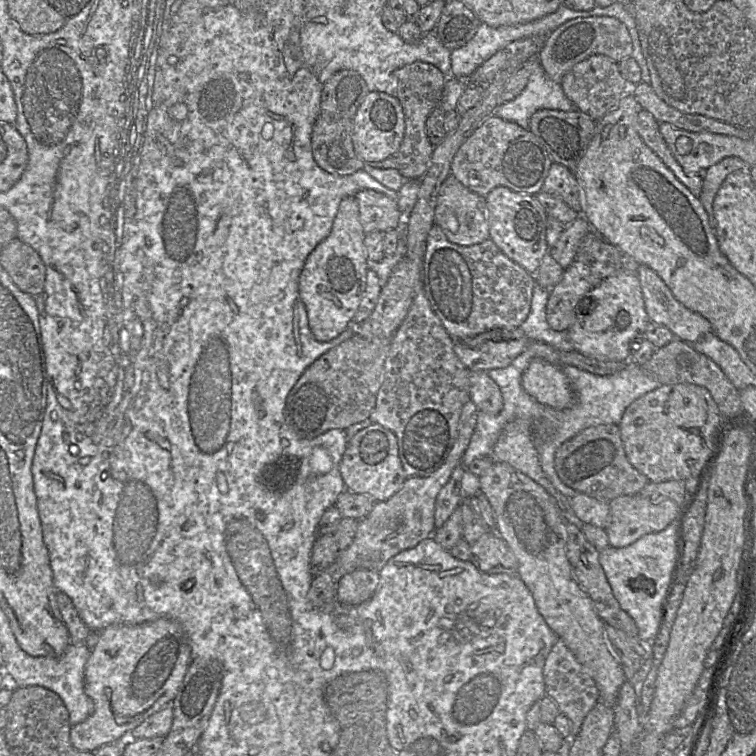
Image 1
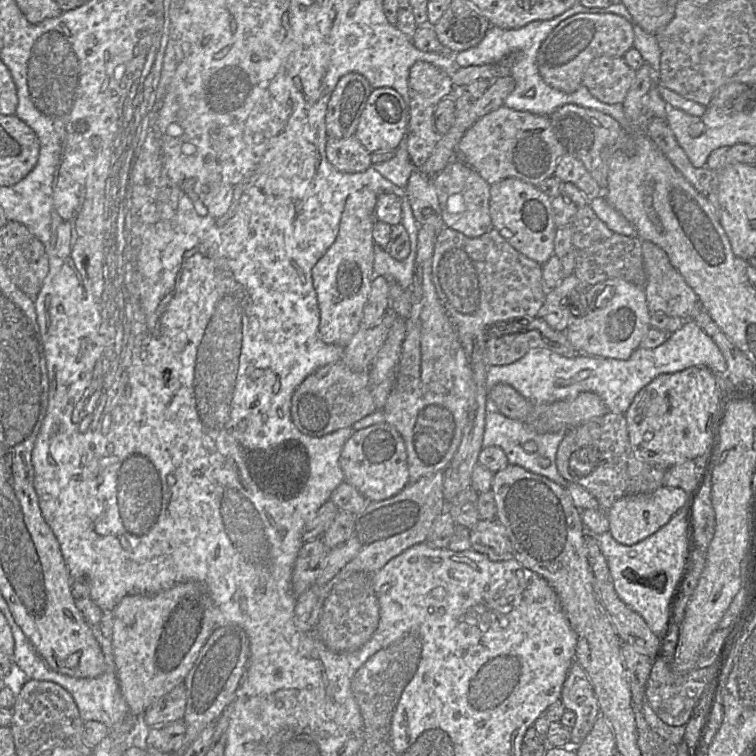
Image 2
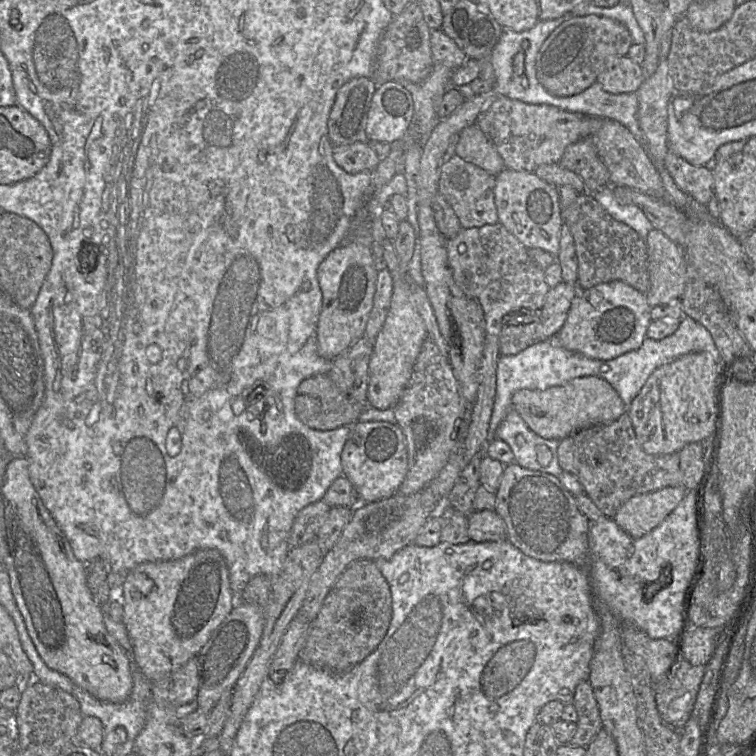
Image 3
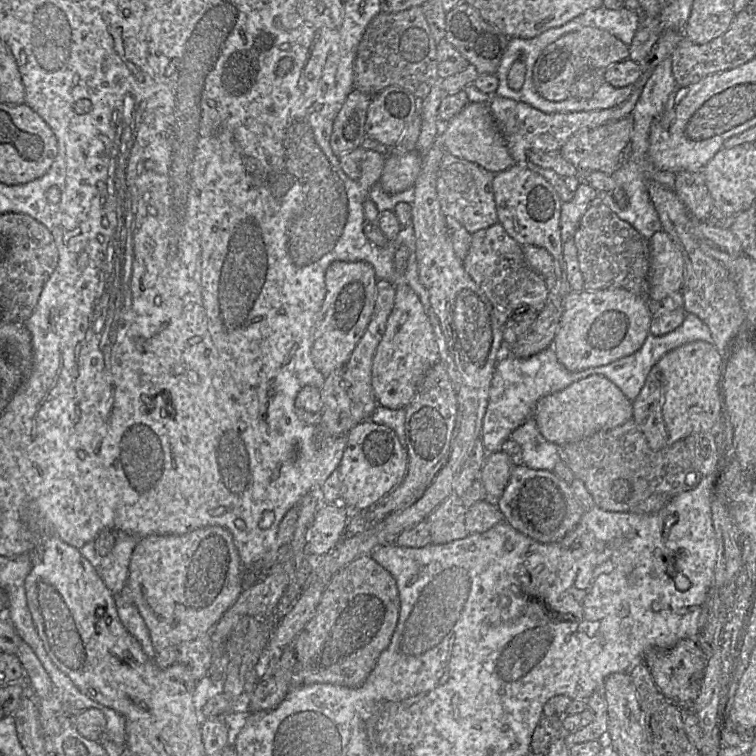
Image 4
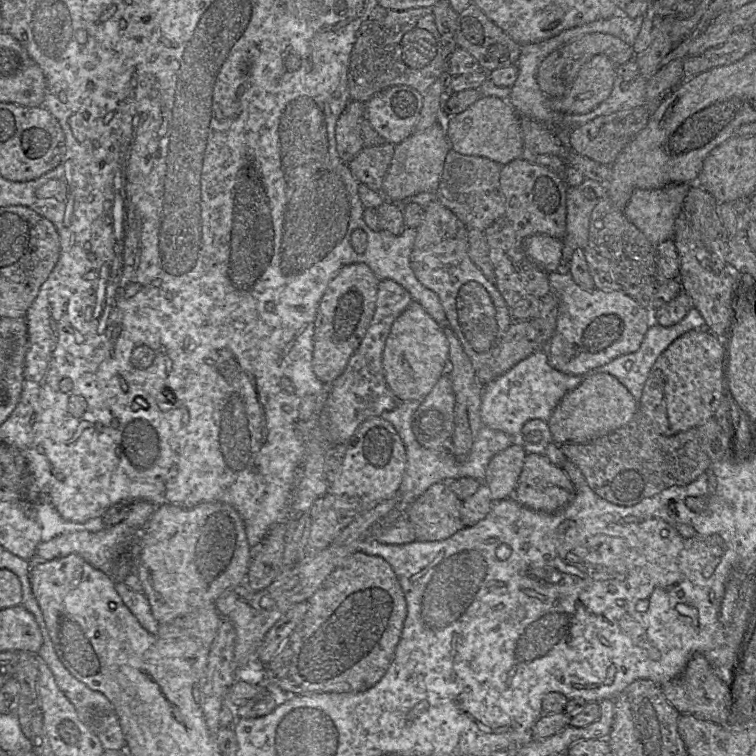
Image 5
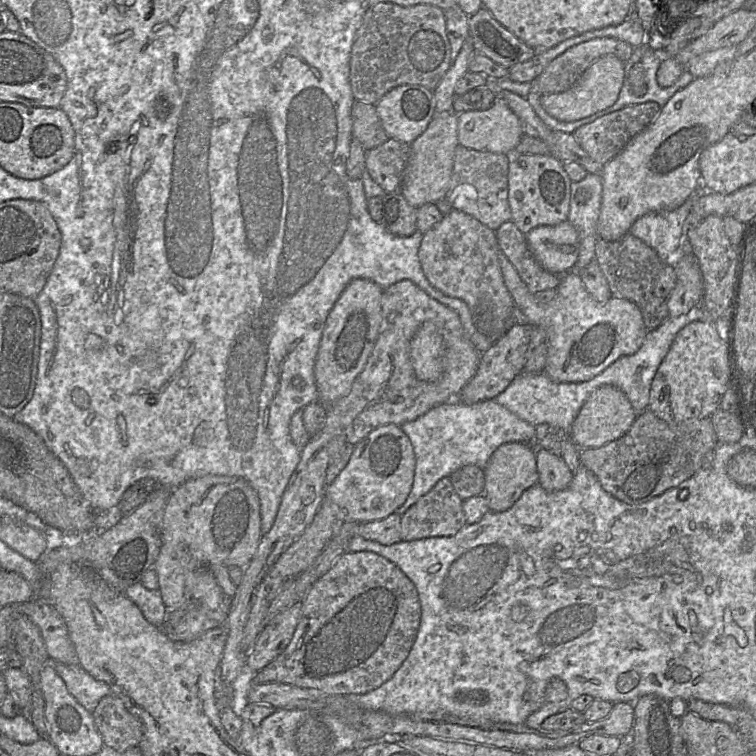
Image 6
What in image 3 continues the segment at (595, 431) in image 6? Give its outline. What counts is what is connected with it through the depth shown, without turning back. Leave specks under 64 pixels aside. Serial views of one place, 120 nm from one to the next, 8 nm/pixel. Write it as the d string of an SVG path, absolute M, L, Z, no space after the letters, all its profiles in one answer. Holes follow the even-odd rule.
M585 376L544 391L518 390L512 396L512 410L540 437L560 441L584 428L617 420L627 412L627 407L607 381Z

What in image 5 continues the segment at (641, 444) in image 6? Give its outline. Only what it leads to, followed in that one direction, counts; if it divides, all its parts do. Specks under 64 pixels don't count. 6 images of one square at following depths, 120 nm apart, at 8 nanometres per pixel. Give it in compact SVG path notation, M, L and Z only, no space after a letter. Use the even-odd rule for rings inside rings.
M639 410L623 427L585 444L560 445L567 460L582 472L586 484L602 499L619 506L634 506L672 486L684 486L696 480L710 466L711 460L701 449L696 428L672 436L658 433L650 419Z

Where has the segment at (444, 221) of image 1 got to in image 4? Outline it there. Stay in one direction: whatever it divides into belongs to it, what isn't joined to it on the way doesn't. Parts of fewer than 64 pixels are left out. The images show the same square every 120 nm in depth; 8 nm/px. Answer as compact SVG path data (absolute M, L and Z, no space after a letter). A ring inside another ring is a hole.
M445 153L437 175L437 194L446 216L460 222L471 234L498 222L493 191L495 174L478 164Z

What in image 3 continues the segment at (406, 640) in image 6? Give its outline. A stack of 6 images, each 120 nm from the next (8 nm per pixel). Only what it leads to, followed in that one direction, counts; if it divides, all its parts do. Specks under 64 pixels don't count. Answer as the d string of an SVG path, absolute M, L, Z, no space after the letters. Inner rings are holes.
M372 560L351 563L325 597L320 611L310 624L298 660L312 666L345 672L363 661L384 638L392 617L388 583Z

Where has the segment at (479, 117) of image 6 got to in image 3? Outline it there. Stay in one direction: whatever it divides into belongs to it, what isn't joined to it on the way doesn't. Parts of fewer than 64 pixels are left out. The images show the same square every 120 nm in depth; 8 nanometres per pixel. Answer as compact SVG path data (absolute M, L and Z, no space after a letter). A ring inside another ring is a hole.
M475 123L460 133L455 155L494 176L505 169L503 159L495 146Z

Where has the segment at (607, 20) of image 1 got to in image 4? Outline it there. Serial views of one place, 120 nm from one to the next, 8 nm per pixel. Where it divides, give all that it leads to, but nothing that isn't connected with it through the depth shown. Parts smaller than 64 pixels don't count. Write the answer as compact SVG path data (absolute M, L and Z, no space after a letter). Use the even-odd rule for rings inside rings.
M584 27L562 36L543 50L534 66L534 86L543 98L553 102L563 101L570 97L573 84L583 73L594 69L606 70L616 63L629 59L629 56L629 46L609 32Z

